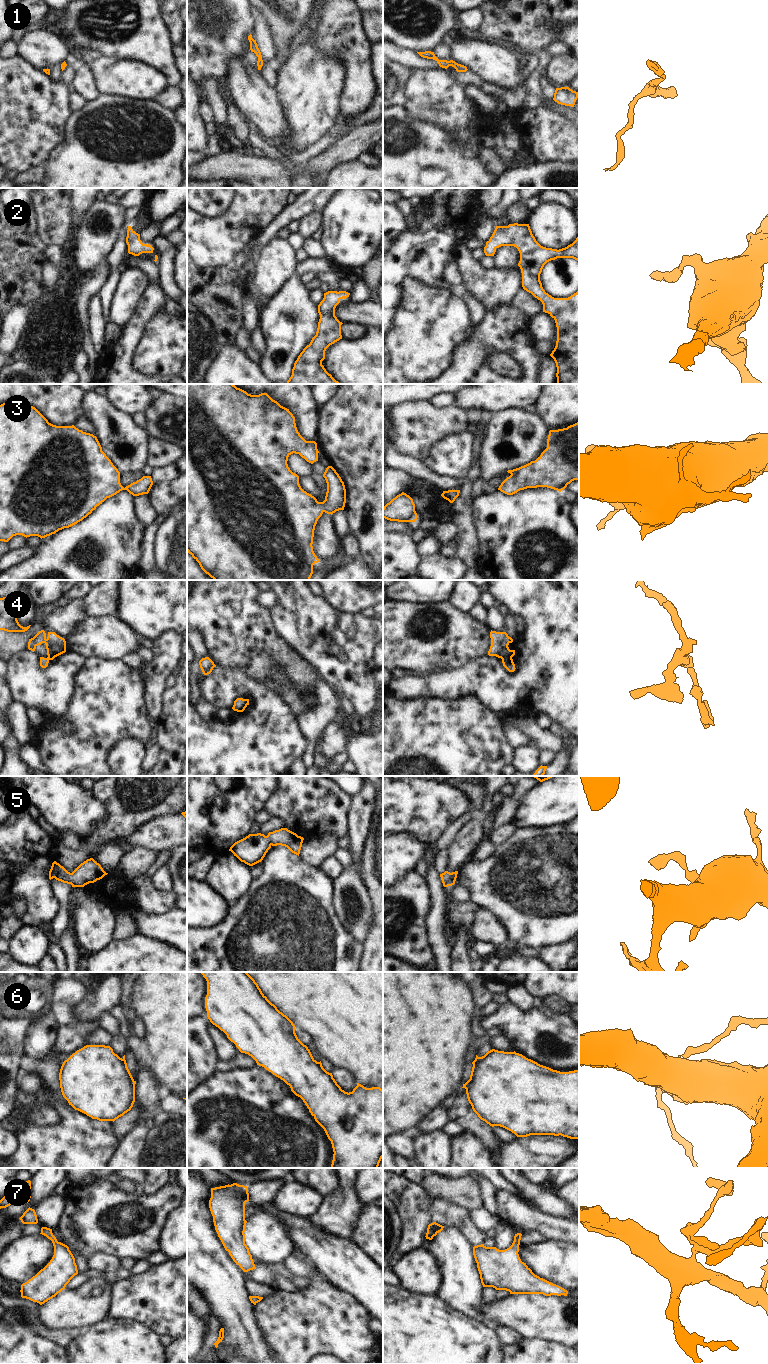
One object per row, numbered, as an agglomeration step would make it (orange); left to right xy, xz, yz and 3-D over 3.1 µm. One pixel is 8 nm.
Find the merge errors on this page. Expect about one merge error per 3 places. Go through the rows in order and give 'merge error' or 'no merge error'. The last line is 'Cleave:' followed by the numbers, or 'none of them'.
1: no merge error
2: no merge error
3: no merge error
4: merge error
5: no merge error
6: merge error
7: no merge error
Cleave: 4, 6

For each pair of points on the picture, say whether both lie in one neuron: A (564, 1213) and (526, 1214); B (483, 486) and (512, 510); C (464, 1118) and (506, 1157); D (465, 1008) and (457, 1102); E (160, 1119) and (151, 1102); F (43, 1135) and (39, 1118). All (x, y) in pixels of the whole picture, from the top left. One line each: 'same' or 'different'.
A: different
B: different
C: different
D: different
E: different
F: different

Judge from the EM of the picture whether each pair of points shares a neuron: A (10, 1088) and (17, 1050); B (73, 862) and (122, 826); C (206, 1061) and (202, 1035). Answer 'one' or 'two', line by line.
A: one
B: two
C: one

